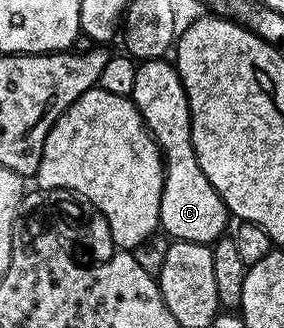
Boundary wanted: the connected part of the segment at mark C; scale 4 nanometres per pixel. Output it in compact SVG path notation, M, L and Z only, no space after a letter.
M165 58L140 61L131 99L149 127L153 141L160 146L161 159L165 162L165 181L159 206L160 231L173 240L214 245L226 235L231 213L211 182L207 182L207 174L203 174L195 158L189 103L176 67Z

